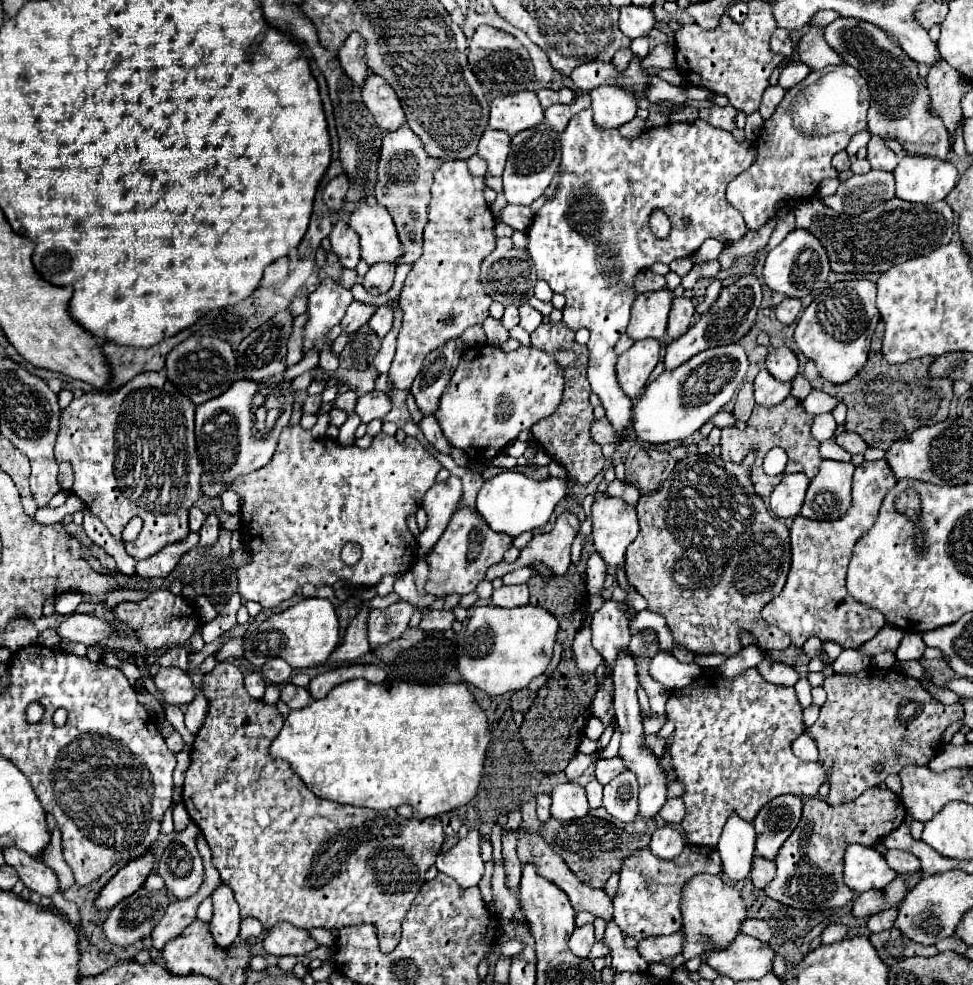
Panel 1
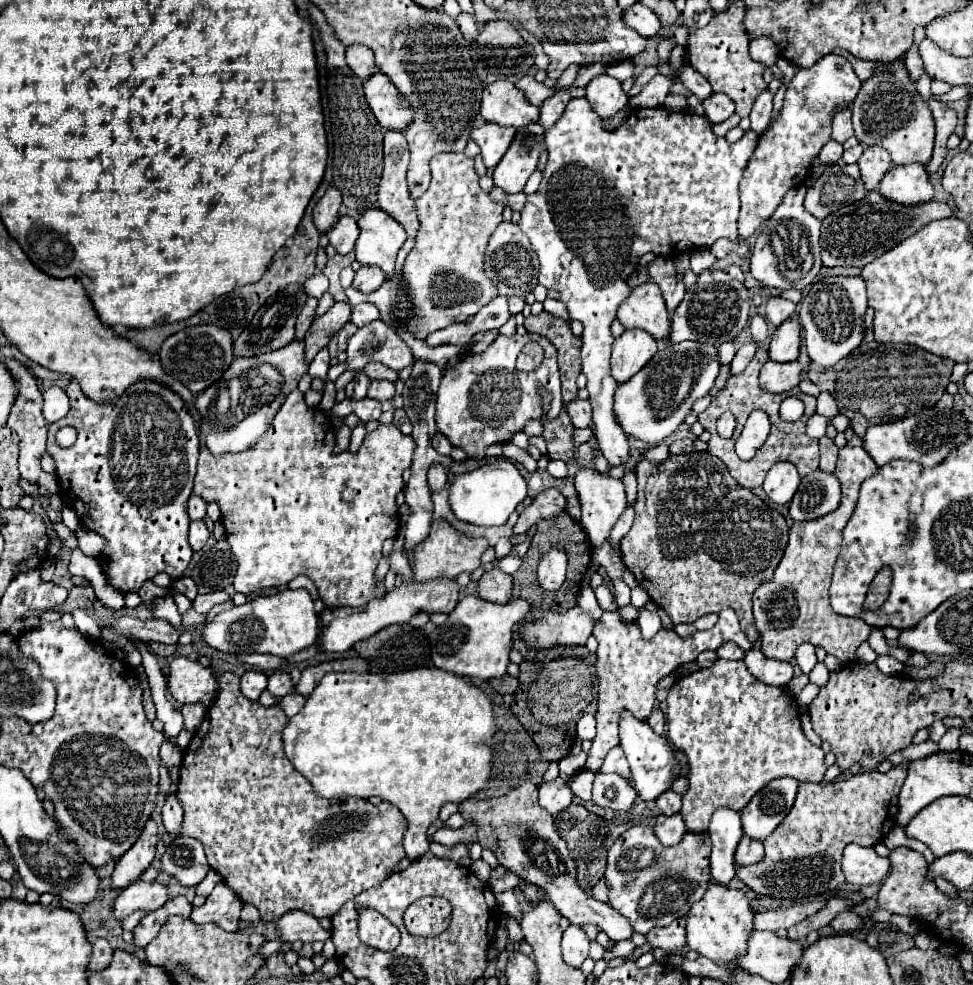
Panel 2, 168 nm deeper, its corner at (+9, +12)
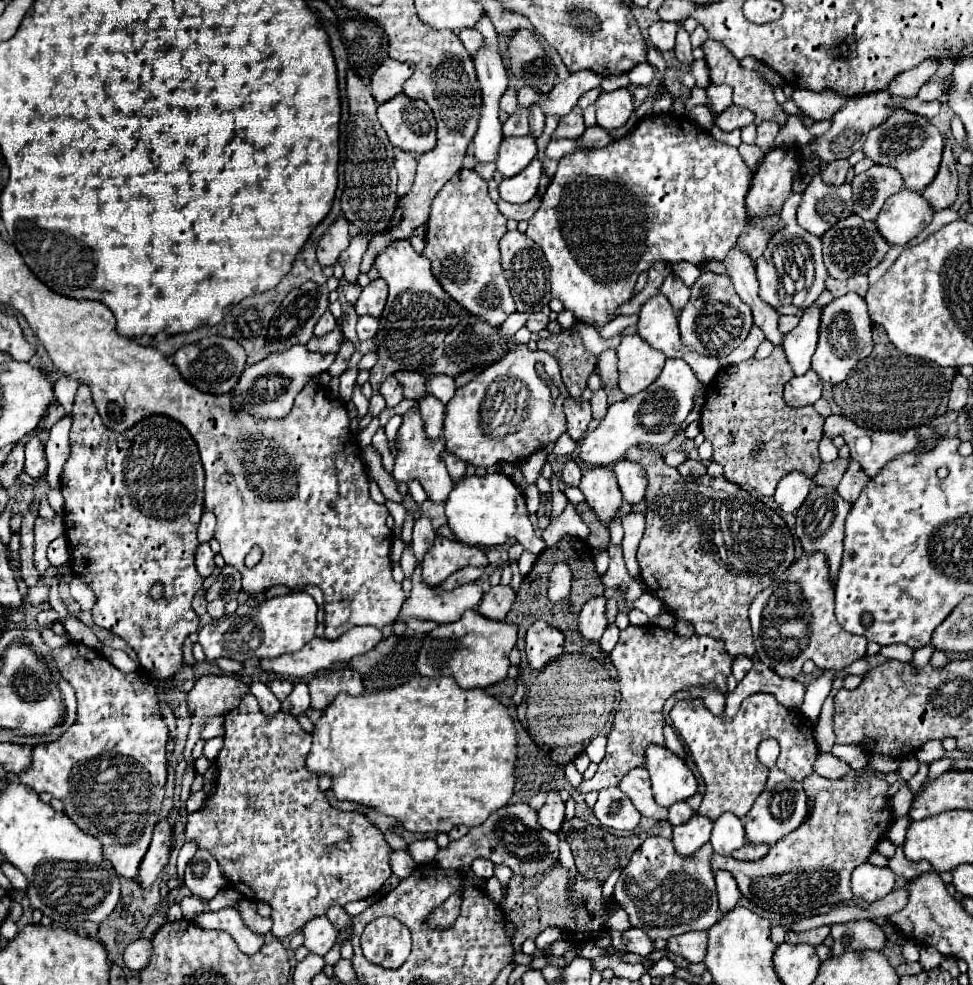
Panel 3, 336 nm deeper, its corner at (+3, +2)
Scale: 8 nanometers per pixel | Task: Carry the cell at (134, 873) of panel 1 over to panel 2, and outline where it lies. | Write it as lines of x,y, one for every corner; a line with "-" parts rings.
149,819
145,823
145,831
137,839
137,843
117,861
113,877
111,877
113,889
125,889
129,883
137,881
143,875
143,871
151,865
151,861
155,857
157,841
159,841
157,825
153,819

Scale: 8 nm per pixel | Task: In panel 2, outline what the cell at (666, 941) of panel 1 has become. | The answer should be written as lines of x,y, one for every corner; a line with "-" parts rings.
675,919
667,927
659,927
657,931
649,931
649,945
663,951
677,951
687,945
685,941
685,919

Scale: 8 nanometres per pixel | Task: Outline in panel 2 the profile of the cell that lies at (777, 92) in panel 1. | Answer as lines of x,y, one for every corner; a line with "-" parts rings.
769,91
761,93
753,105
753,111
751,111
751,129
755,133
763,133
769,125
769,119
771,119
771,109
773,109
773,95

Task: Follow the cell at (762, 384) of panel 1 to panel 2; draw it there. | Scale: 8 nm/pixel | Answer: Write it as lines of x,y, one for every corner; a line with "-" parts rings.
769,361
761,369
761,389
769,393
785,393
801,383
801,365
797,361
791,363
775,363

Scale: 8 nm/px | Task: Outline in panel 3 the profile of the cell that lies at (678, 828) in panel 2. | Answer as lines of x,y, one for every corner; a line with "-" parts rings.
693,815
687,823
673,827
671,841
673,841
675,851
683,857
693,855
701,845
705,845
709,841
711,827
713,827
713,823
701,815

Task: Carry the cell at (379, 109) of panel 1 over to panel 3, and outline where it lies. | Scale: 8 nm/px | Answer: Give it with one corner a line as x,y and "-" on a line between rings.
401,93
379,103
377,117
395,147
411,153
425,153
435,147
435,117
425,101

